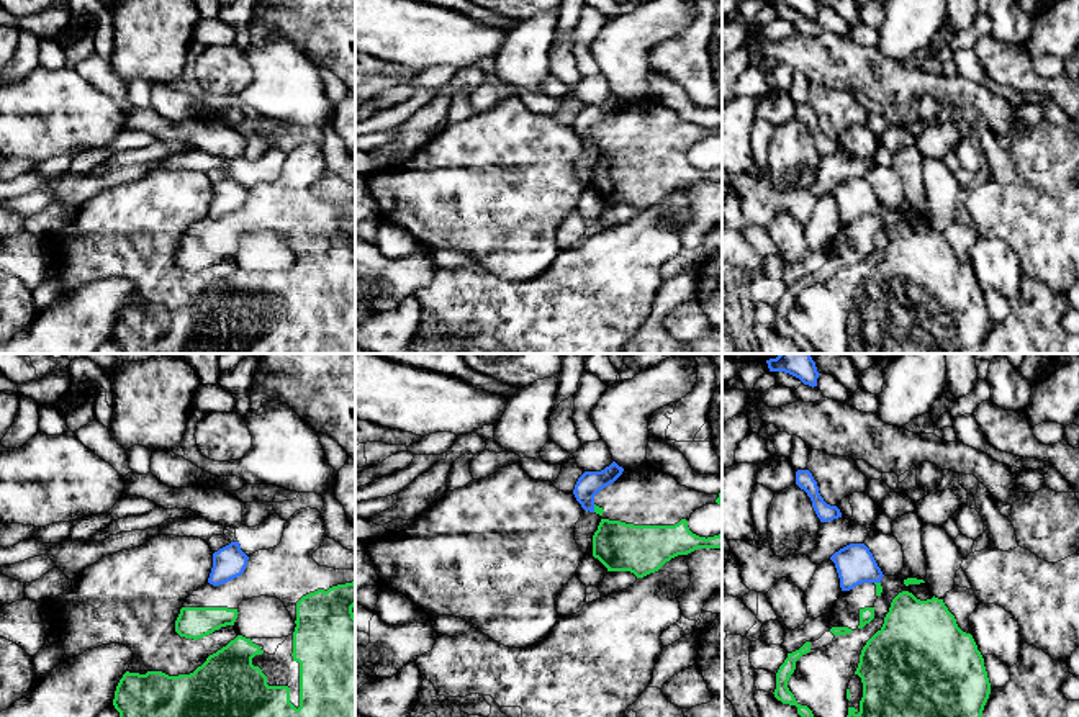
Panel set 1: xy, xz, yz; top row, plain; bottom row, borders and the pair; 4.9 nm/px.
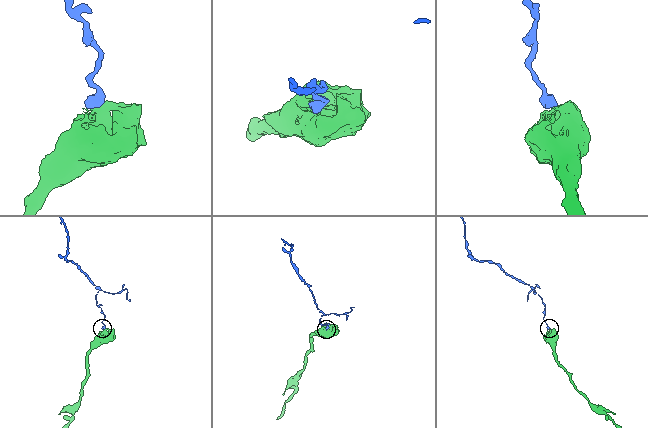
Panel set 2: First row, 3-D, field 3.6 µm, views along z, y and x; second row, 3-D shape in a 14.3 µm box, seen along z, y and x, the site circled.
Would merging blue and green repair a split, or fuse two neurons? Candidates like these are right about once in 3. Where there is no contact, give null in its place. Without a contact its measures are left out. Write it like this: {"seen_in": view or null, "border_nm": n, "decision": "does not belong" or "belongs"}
{"seen_in": "xz", "border_nm": 40, "decision": "does not belong"}

